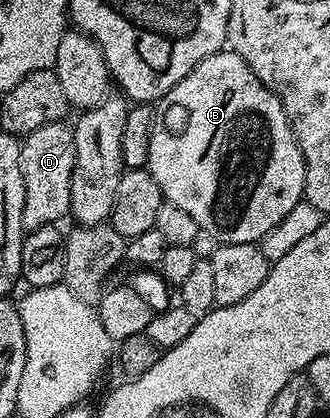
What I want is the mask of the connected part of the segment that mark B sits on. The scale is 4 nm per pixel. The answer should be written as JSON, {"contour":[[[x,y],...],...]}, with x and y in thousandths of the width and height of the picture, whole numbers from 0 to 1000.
{"contour":[[[688,115],[609,144],[479,246],[458,294],[442,404],[476,431],[497,476],[573,507],[606,553],[655,569],[664,584],[794,581],[803,562],[839,545],[903,483],[921,481],[924,383],[852,239],[767,182],[730,134]]]}

